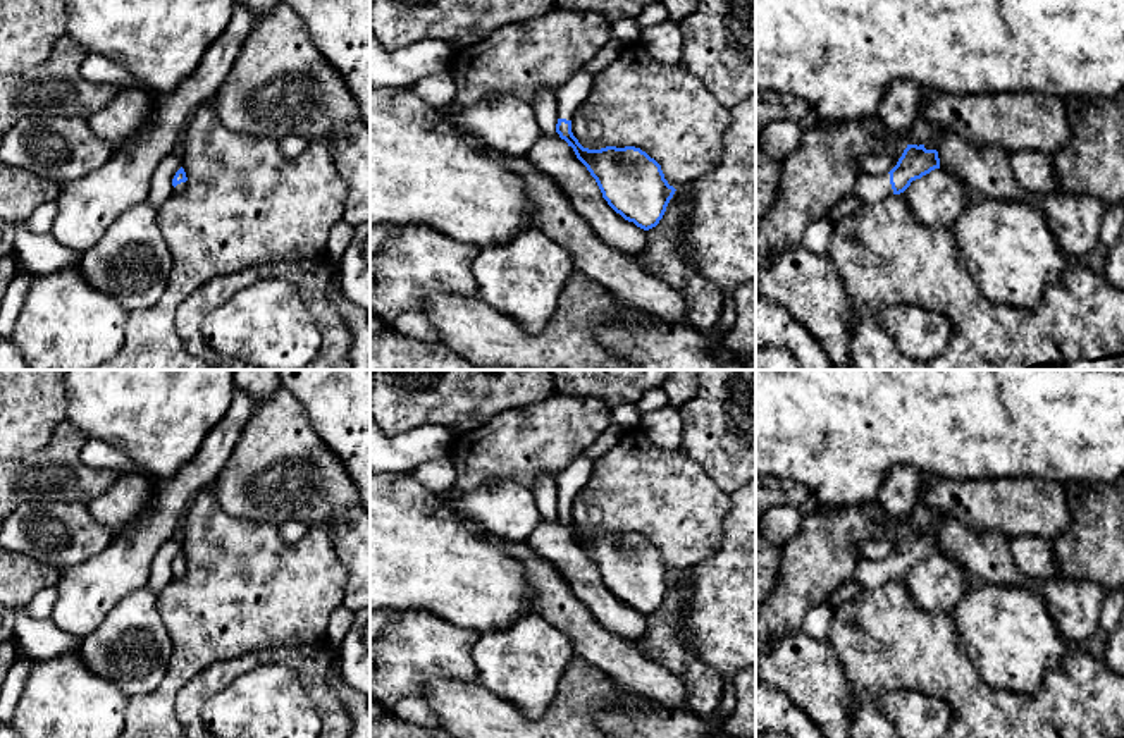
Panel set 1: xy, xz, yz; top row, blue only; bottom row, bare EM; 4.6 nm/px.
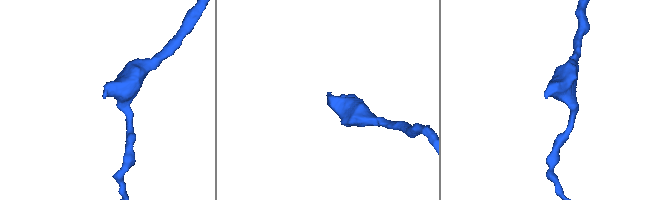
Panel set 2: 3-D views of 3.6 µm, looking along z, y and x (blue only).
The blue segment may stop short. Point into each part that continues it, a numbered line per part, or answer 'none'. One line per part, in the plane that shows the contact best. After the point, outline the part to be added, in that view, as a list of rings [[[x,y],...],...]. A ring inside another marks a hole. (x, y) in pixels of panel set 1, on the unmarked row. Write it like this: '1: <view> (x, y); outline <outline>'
1: yz (868, 575); outline [[[861,557],[852,575],[843,580],[838,590],[868,592],[885,585],[892,578],[893,575],[888,557],[881,561]]]

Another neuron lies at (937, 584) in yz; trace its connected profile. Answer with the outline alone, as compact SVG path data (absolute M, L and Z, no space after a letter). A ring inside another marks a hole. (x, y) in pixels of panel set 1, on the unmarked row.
M942 554L912 566L904 578L916 606L928 612L952 612L974 583L964 568Z

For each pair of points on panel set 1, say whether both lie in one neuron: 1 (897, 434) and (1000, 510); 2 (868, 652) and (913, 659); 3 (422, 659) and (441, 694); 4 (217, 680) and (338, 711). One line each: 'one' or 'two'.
1: two
2: one
3: two
4: one

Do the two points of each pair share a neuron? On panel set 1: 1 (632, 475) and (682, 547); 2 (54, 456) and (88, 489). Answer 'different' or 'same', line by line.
1: same
2: same

